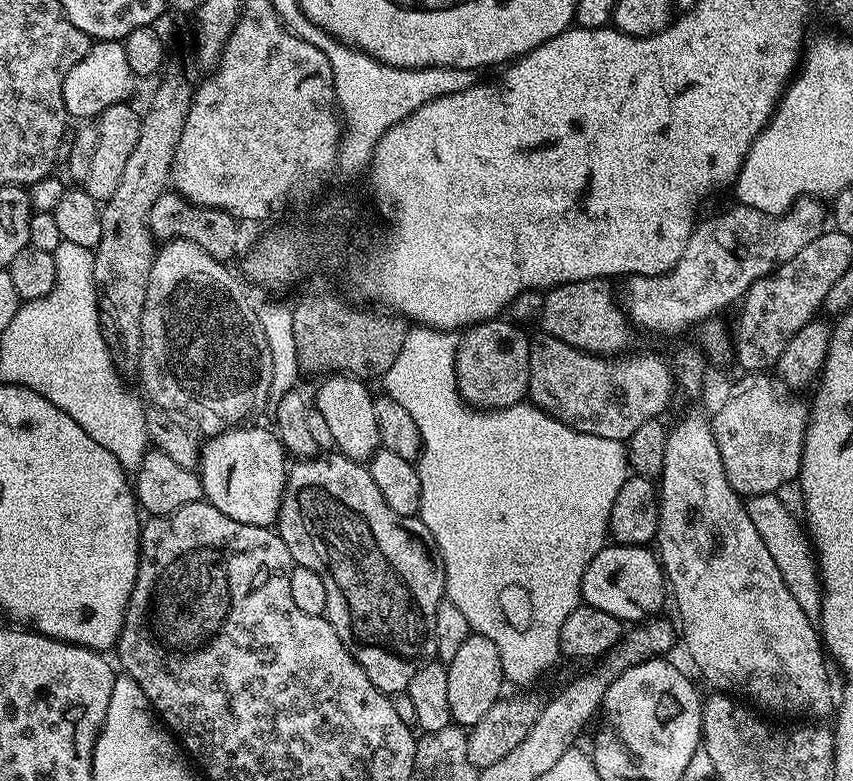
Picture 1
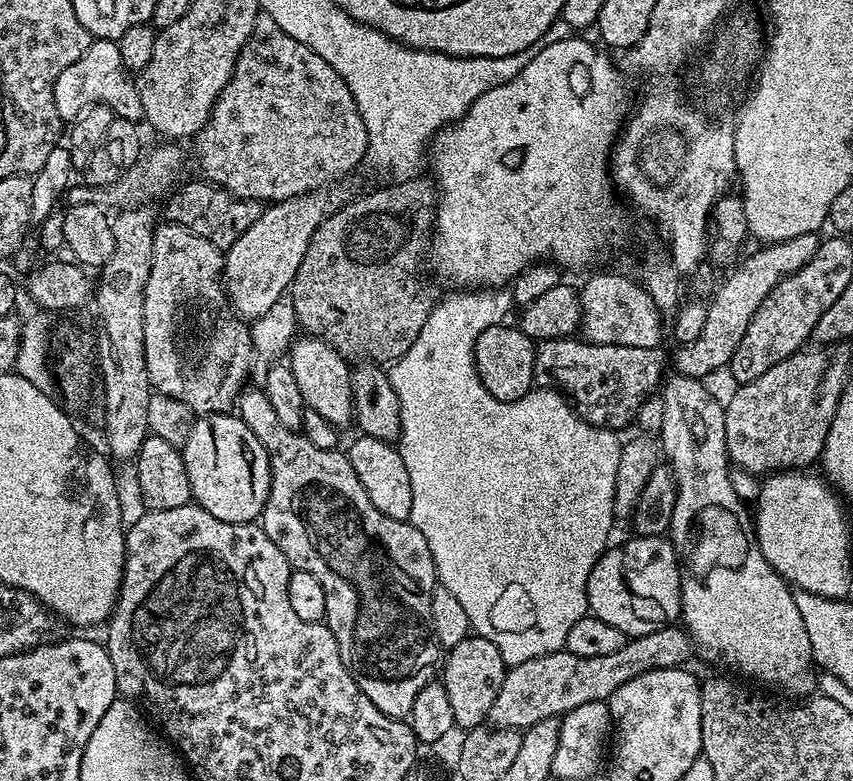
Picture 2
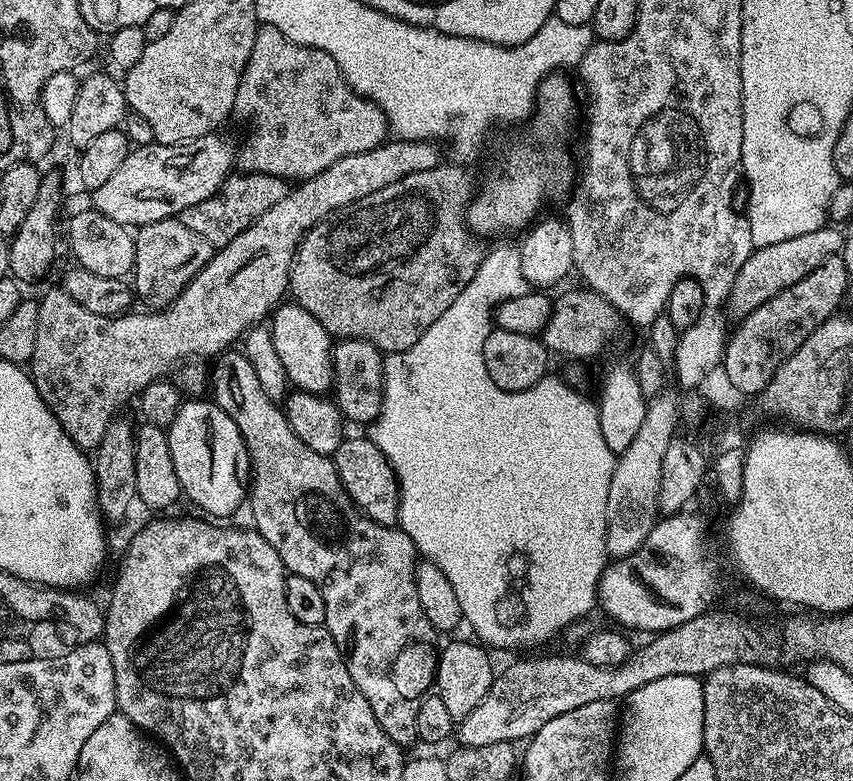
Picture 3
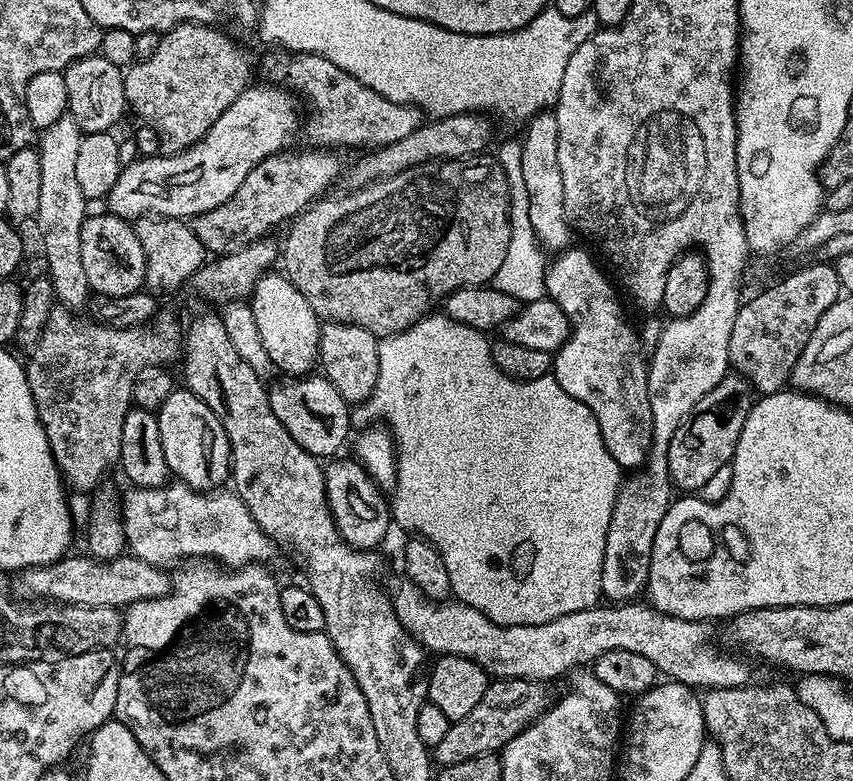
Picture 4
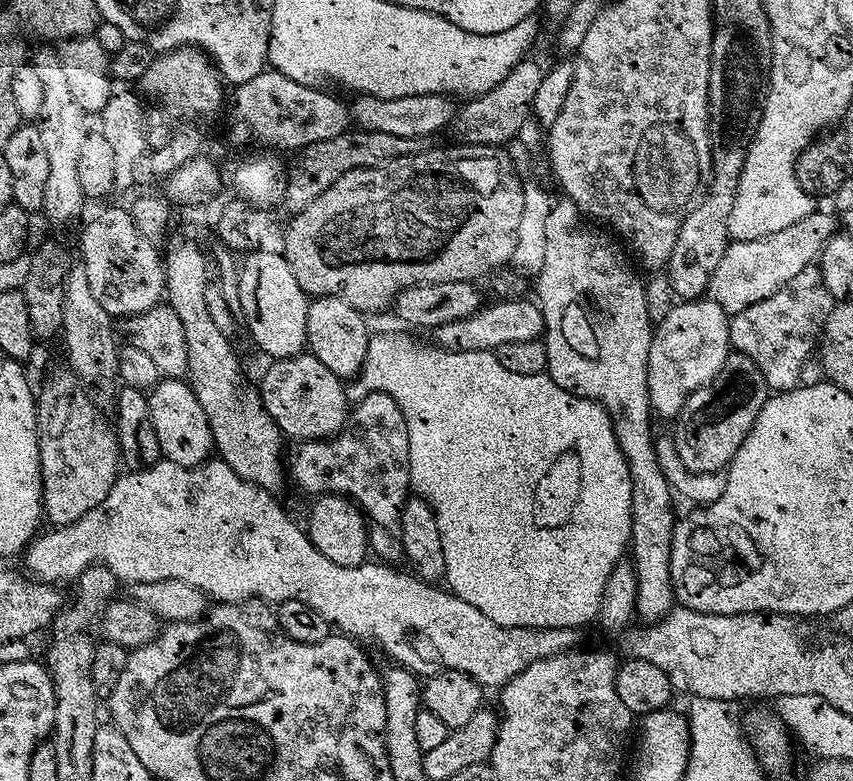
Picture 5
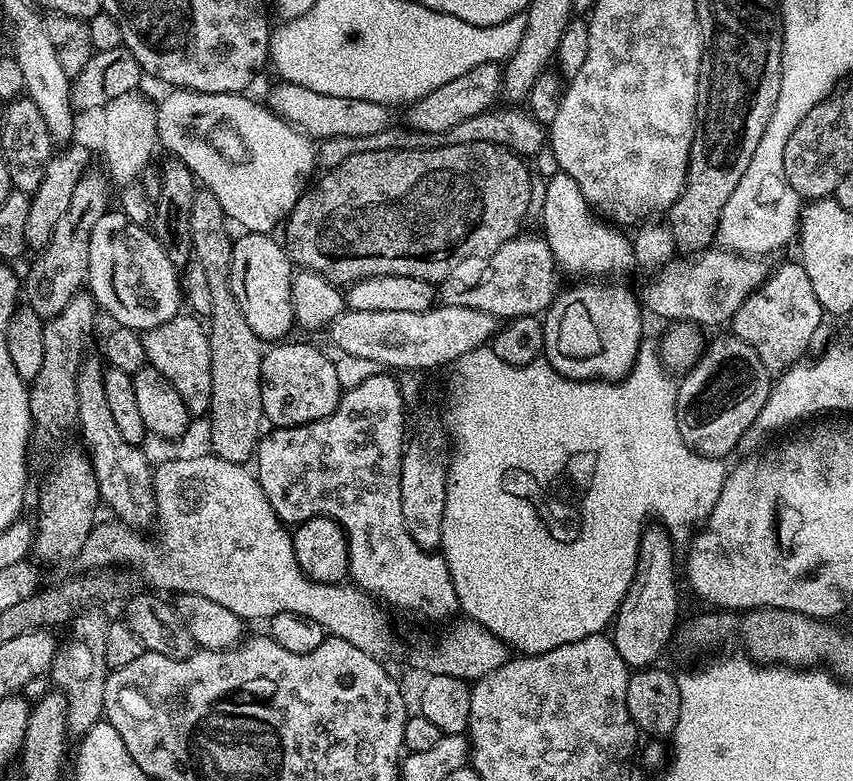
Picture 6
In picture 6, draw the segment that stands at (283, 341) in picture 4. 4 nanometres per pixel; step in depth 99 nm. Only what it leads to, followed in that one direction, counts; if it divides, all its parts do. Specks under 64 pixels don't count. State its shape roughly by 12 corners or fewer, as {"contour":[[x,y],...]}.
{"contour":[[275,235],[232,241],[230,286],[261,342],[294,328],[294,265]]}

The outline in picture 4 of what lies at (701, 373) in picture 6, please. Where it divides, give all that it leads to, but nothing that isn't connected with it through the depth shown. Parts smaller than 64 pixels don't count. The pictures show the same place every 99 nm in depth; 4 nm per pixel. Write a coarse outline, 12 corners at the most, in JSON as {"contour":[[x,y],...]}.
{"contour":[[729,374],[670,438],[668,478],[699,493],[729,467],[754,403]]}

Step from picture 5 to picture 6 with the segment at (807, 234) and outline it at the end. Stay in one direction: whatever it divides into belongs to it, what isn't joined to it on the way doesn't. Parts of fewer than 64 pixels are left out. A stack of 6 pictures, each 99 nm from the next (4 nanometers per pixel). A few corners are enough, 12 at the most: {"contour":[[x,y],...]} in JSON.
{"contour":[[705,250],[649,279],[667,322],[727,325],[767,280],[755,256]]}

